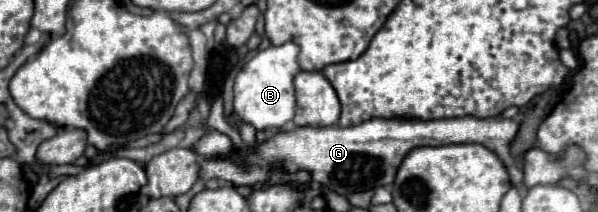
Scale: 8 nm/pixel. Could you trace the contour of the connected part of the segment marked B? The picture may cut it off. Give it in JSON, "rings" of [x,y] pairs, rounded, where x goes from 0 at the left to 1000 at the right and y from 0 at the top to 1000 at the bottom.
{"rings":[[[492,198],[472,217],[448,217],[431,236],[395,349],[391,387],[391,528],[405,575],[421,585],[428,613],[468,613],[495,528],[492,462],[492,358],[502,340],[498,311],[502,226]]]}

